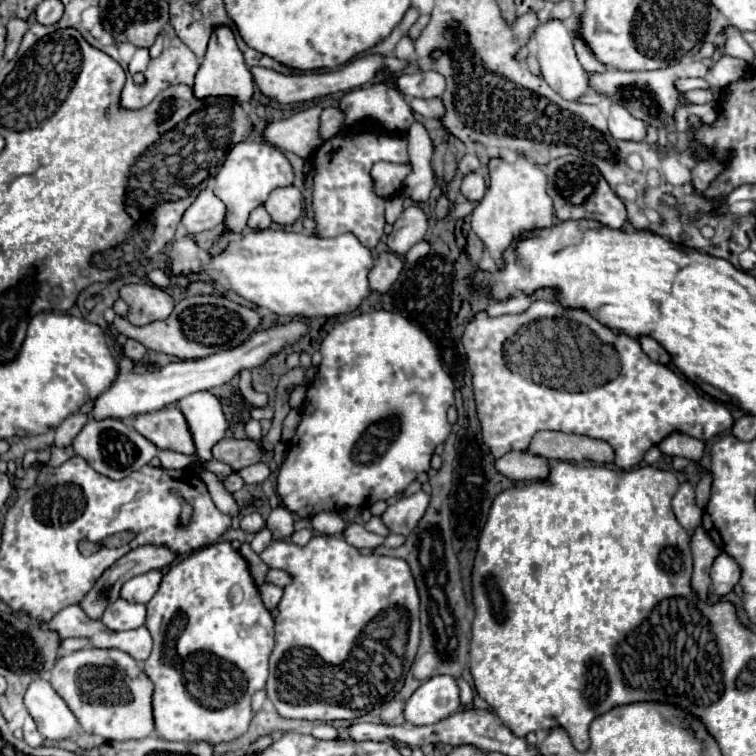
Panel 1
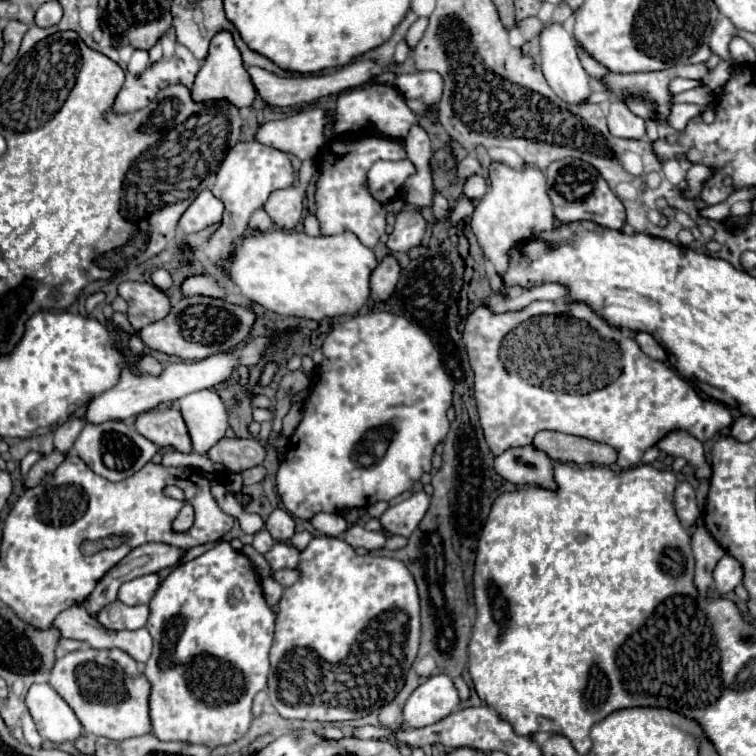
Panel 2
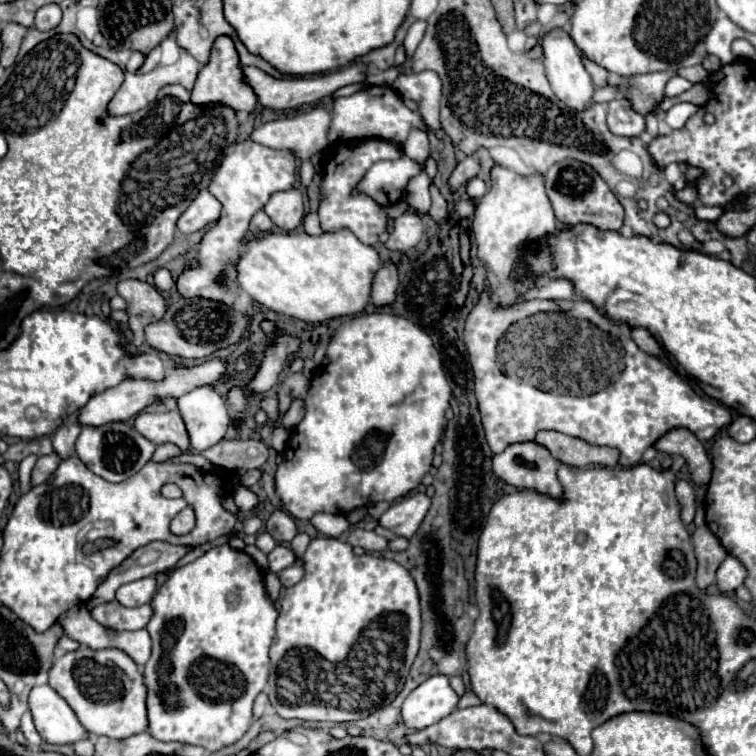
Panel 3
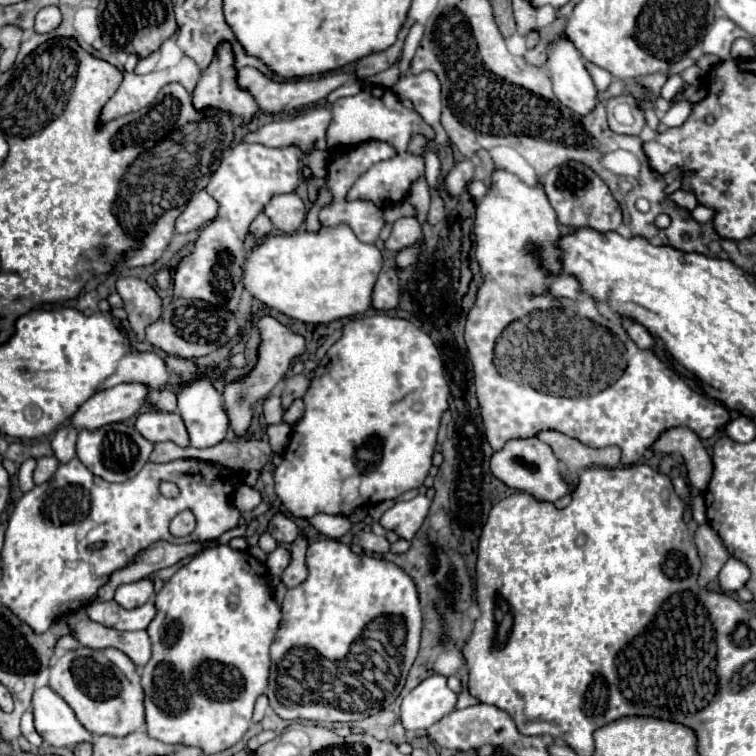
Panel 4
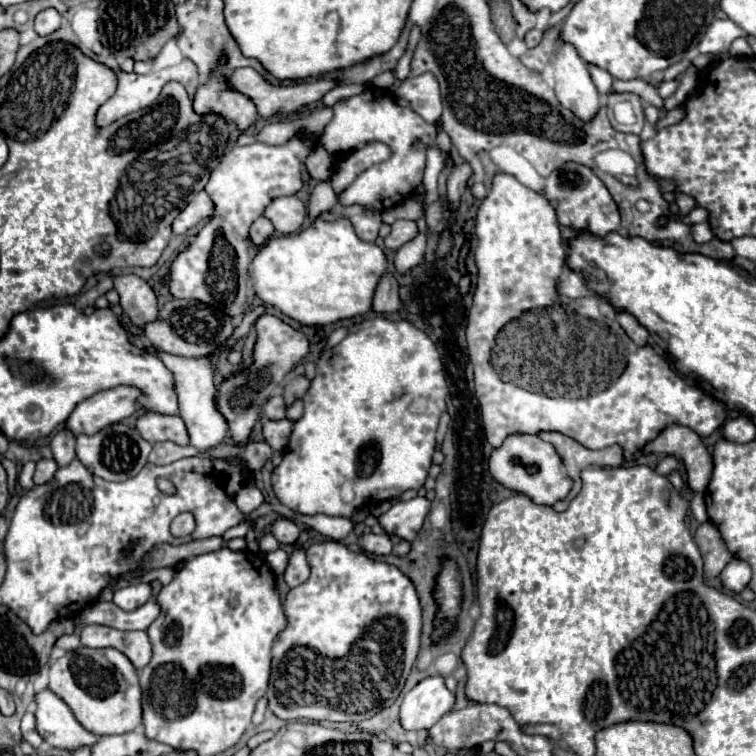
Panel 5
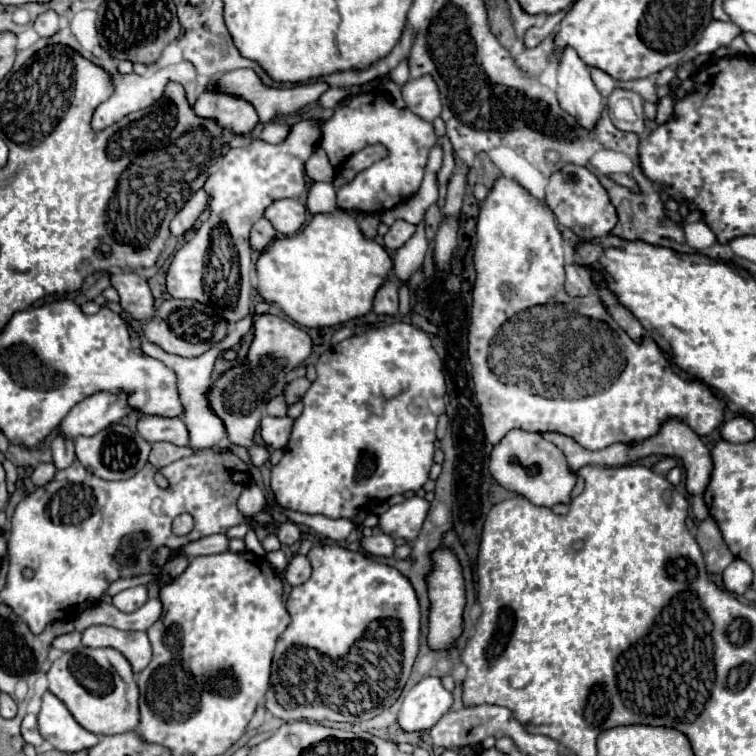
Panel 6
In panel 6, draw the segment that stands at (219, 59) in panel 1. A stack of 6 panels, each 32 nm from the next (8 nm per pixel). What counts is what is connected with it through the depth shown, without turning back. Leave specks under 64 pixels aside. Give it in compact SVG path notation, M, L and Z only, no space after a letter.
M214 88L200 92L194 104L194 112L200 118L216 118L222 128L228 128L236 134L248 134L258 122L258 114L252 104L240 96L224 94Z

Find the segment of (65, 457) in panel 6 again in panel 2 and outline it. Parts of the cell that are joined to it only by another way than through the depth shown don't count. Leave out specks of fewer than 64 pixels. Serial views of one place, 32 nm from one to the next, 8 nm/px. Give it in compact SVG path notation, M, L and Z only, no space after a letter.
M70 418L64 424L60 424L60 428L56 428L56 432L54 432L54 448L68 454L74 446L74 440L80 434L80 430L84 428L84 424L86 424L84 418Z

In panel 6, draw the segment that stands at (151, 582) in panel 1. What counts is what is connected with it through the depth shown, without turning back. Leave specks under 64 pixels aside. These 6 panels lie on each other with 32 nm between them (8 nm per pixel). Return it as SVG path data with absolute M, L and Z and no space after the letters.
M134 586L134 588L128 588L128 590L122 590L118 592L112 602L118 610L122 612L134 612L136 608L140 608L144 602L148 600L148 588L146 586Z

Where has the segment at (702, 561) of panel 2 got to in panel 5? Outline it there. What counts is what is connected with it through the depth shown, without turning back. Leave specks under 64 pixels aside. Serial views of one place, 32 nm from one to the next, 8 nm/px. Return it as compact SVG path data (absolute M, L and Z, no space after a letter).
M708 520L698 526L694 540L696 540L702 560L704 560L704 576L716 578L722 572L722 568L732 560L732 554L728 552L724 540L720 538L720 532Z

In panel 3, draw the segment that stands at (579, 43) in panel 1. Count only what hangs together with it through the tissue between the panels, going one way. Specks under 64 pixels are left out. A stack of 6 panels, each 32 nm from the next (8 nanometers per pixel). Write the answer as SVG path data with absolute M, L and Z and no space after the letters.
M582 56L582 64L584 64L586 72L592 76L592 80L594 80L596 86L606 86L606 84L608 84L608 80L610 80L610 72L608 72L606 68L598 66L596 62L592 62L592 60L588 60L588 58L584 58L584 56Z

